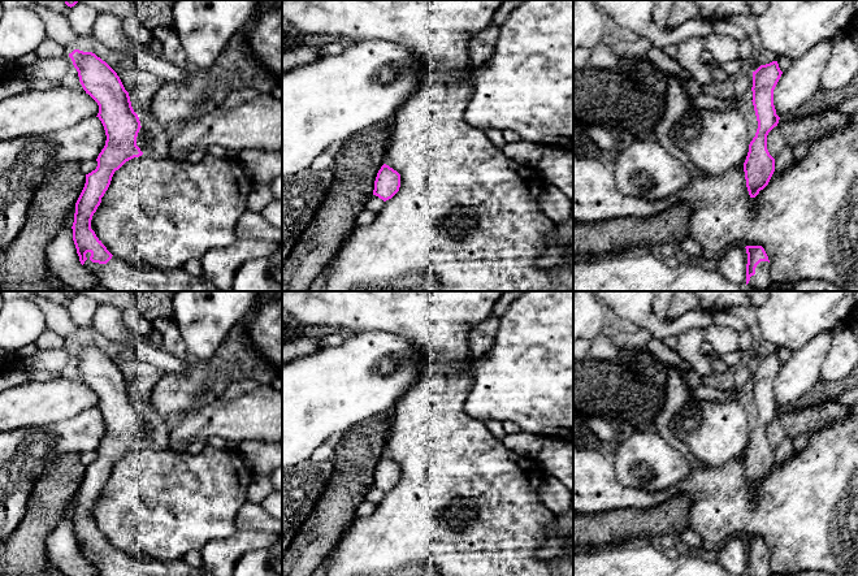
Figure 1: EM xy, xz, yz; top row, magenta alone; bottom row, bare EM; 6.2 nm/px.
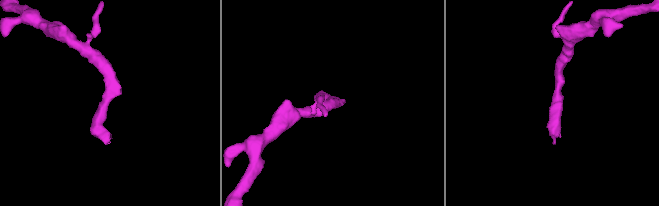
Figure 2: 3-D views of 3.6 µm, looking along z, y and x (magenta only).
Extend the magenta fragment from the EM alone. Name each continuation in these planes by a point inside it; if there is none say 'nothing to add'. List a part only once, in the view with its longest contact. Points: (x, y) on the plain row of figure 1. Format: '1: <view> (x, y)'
1: xy (116, 563)

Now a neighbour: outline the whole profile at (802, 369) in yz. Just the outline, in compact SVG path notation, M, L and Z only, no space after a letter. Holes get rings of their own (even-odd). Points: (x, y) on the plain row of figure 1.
M826 330L792 351L774 381L774 397L780 410L793 406L822 380L822 367L831 345L832 332Z

